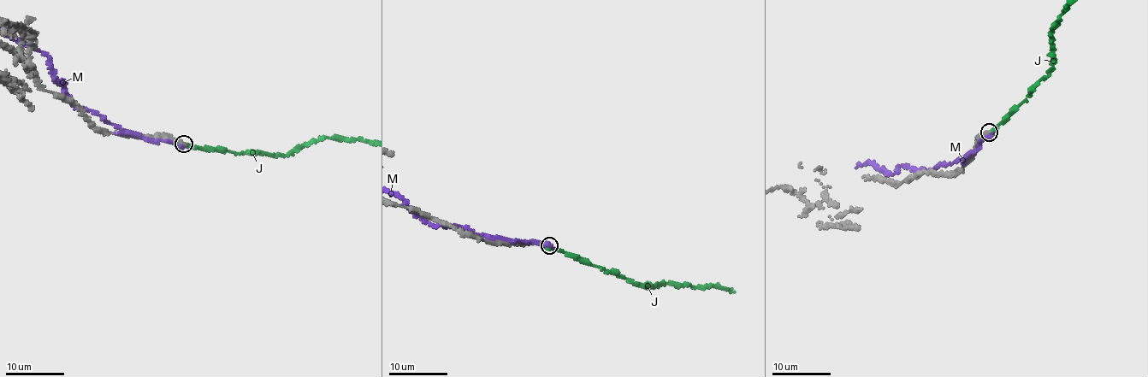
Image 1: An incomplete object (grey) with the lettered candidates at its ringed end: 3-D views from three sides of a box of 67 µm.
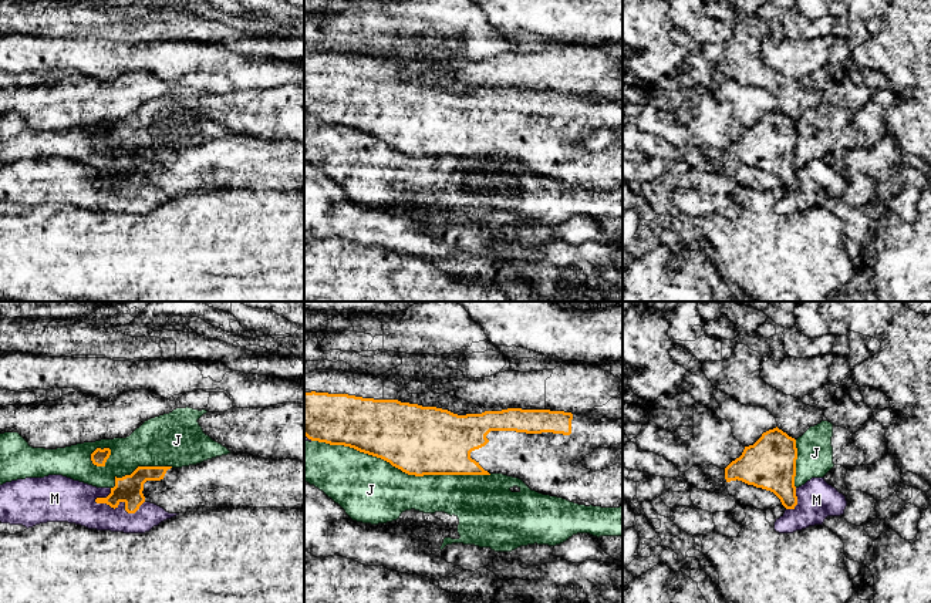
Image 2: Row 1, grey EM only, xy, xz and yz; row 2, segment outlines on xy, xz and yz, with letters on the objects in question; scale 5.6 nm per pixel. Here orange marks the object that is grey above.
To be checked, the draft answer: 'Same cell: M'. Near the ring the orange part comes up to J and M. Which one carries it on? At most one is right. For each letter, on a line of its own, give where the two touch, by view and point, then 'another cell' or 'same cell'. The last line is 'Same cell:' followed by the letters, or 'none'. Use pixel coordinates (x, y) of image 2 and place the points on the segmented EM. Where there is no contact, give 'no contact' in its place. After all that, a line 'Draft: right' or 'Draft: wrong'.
J: meets orange in xz at (401, 470); another cell
M: meets orange in xy at (122, 501); another cell
Same cell: none
Draft: wrong

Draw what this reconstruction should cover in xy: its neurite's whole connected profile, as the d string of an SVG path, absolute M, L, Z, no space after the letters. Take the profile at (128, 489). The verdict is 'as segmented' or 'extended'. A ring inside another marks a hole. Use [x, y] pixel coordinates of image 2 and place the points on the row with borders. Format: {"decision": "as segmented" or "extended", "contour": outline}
{"decision": "extended", "contour": "M227 454L196 465L138 466L131 475L115 476L115 486L97 503L118 508L125 503L135 513L144 502L155 503L169 513L206 512L219 508L294 508L304 509L304 462L297 459L264 459L250 454Z"}

